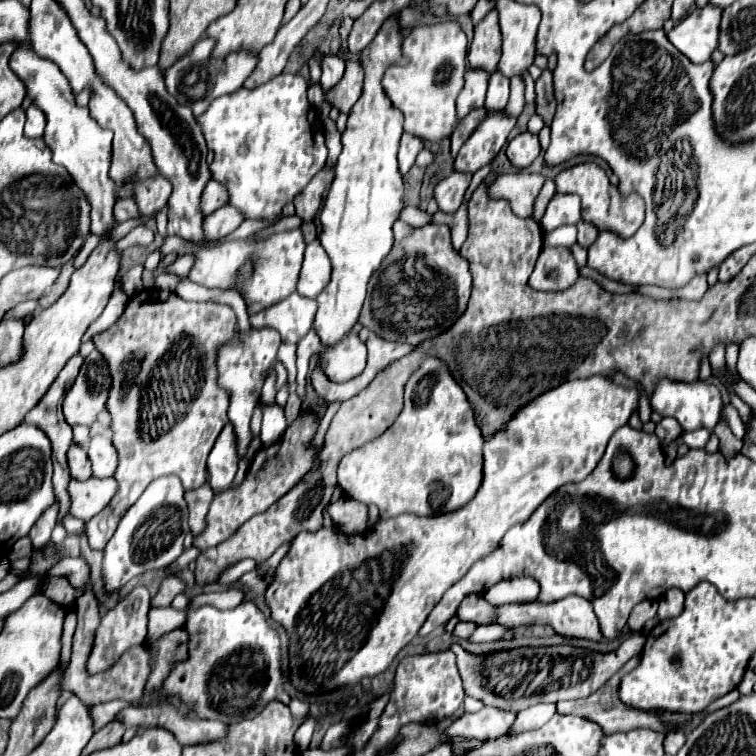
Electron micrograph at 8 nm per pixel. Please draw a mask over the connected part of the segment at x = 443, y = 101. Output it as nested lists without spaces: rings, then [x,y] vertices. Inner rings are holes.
[[[457,21],[417,25],[403,43],[405,65],[391,65],[383,77],[383,89],[405,115],[405,131],[429,143],[449,139],[457,123],[455,99],[463,87],[467,65],[467,35]]]

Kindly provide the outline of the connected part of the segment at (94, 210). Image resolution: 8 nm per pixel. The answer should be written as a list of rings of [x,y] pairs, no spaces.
[[[31,43],[17,45],[9,59],[11,71],[23,79],[27,87],[27,97],[45,113],[47,127],[45,127],[45,143],[53,151],[53,161],[63,165],[73,181],[85,191],[87,199],[91,201],[91,233],[103,235],[109,227],[113,227],[113,203],[115,203],[115,183],[109,179],[109,165],[111,165],[111,139],[113,133],[99,127],[99,123],[89,115],[87,107],[77,107],[75,93],[69,87],[69,81],[53,63],[51,59],[39,57],[33,51]]]

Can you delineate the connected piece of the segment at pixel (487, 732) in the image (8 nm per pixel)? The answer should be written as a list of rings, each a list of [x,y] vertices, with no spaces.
[[[483,707],[477,713],[465,713],[445,729],[445,737],[473,737],[479,741],[489,741],[505,735],[515,721],[515,713],[499,711],[495,707]]]

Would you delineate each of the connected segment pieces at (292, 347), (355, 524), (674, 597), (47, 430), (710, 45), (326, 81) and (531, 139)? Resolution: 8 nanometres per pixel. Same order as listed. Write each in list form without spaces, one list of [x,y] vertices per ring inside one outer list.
[[[282,342],[277,353],[277,359],[283,363],[288,371],[289,384],[293,383],[297,376],[296,348],[296,344],[284,344]]]
[[[341,495],[341,499],[333,501],[327,507],[335,527],[341,533],[347,535],[357,535],[357,533],[365,533],[367,529],[367,505],[357,503],[353,499],[349,499],[347,495]]]
[[[669,589],[661,599],[659,599],[659,611],[657,611],[657,619],[671,619],[677,617],[683,611],[683,599],[685,593],[681,589]]]
[[[73,355],[73,357],[67,361],[67,365],[61,369],[59,377],[53,381],[53,387],[49,387],[49,391],[41,397],[41,403],[37,403],[37,407],[33,407],[33,411],[29,411],[29,415],[25,415],[25,423],[37,425],[37,427],[49,437],[49,441],[51,441],[51,445],[53,445],[53,487],[55,487],[55,495],[57,495],[57,499],[59,499],[59,503],[61,503],[61,515],[59,515],[59,517],[63,517],[63,515],[69,511],[69,493],[67,493],[69,469],[67,469],[67,457],[65,457],[65,453],[67,453],[67,449],[69,449],[69,445],[71,445],[71,441],[73,441],[71,427],[69,427],[69,423],[65,423],[65,415],[63,415],[61,403],[63,403],[63,397],[65,397],[67,389],[71,387],[71,383],[73,383],[75,377],[77,377],[81,363],[83,363],[83,357]]]
[[[705,5],[703,9],[695,9],[679,25],[675,25],[667,33],[667,37],[693,63],[705,63],[717,47],[719,21],[721,9]]]
[[[321,53],[321,69],[322,75],[320,83],[323,89],[331,89],[339,83],[339,79],[343,77],[345,71],[345,61],[333,53]]]
[[[525,131],[525,133],[517,135],[507,145],[507,157],[509,157],[511,165],[515,165],[517,169],[529,167],[537,159],[539,153],[541,153],[539,137],[531,131]]]

